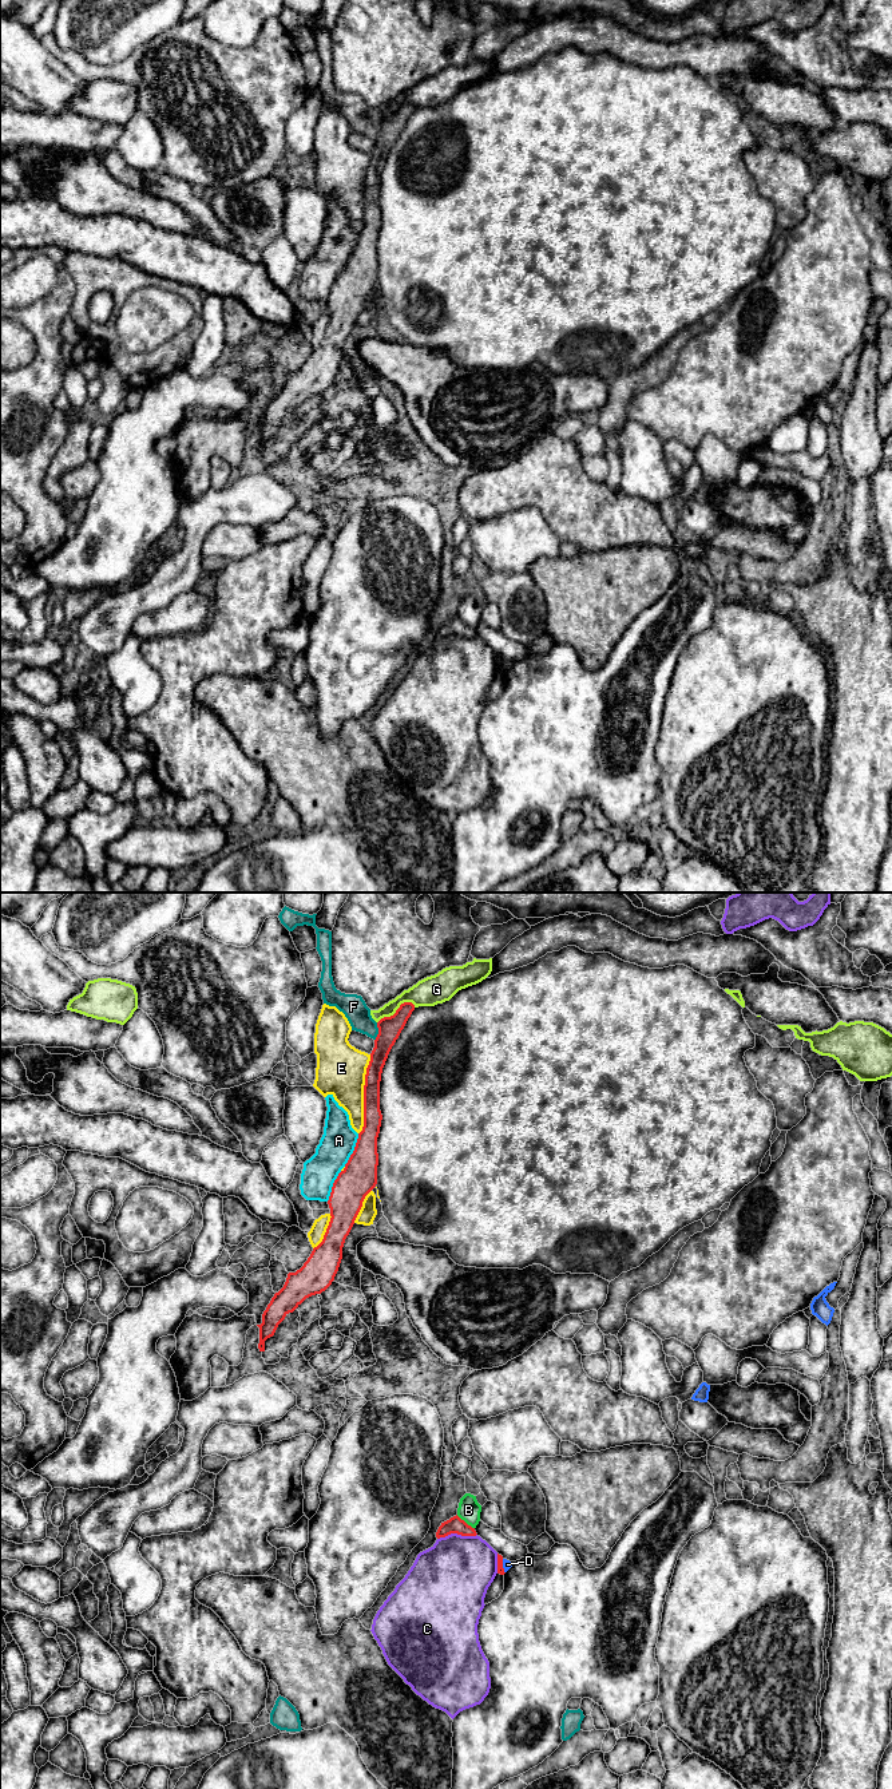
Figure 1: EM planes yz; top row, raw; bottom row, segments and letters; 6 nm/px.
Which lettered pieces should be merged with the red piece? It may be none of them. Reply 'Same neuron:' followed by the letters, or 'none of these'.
Same neuron: none of these

